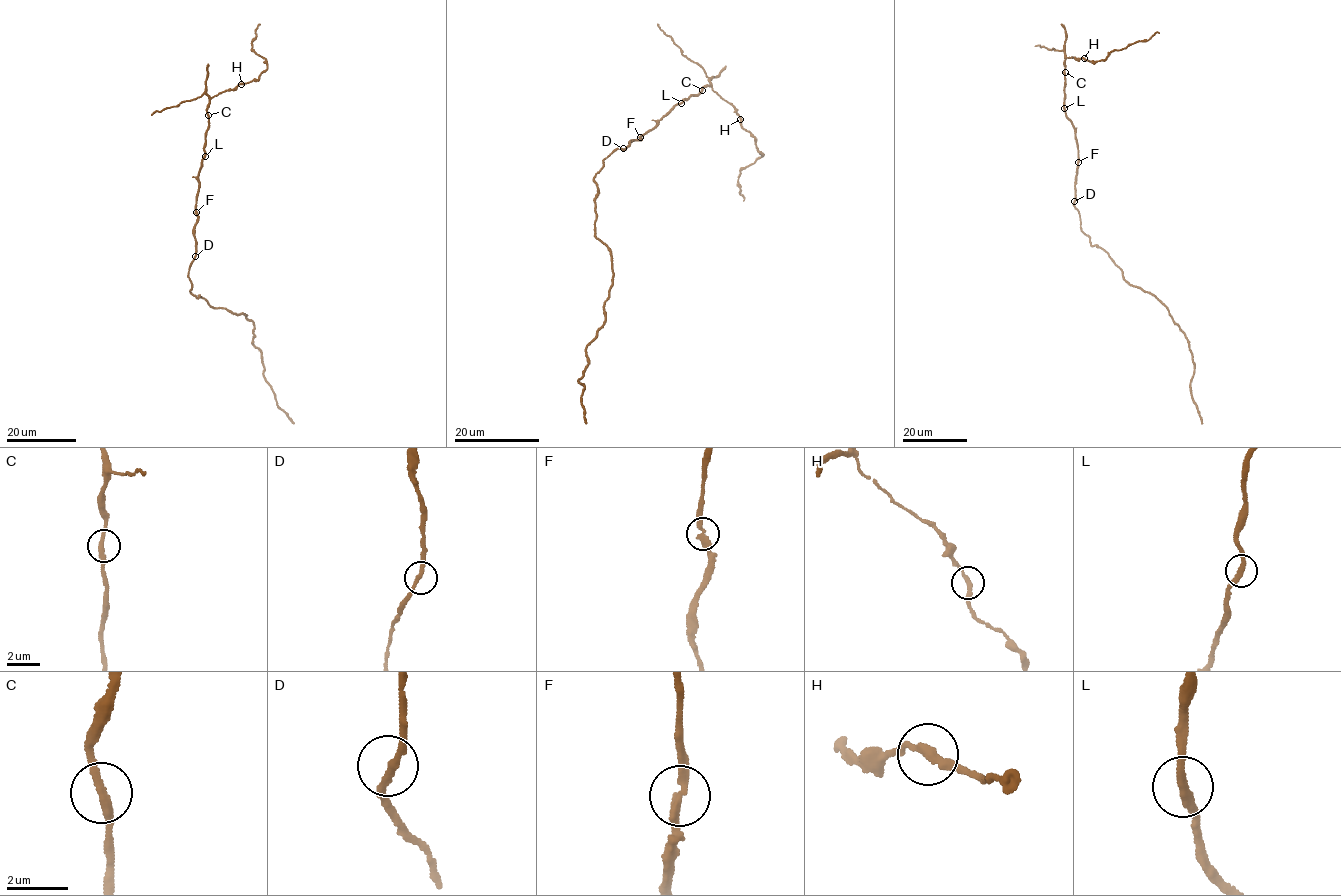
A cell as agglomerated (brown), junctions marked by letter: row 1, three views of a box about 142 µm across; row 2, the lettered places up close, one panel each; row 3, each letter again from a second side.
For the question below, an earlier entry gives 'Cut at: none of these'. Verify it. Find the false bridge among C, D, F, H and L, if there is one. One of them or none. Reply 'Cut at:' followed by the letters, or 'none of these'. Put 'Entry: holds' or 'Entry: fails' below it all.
Cut at: none of these
Entry: holds

